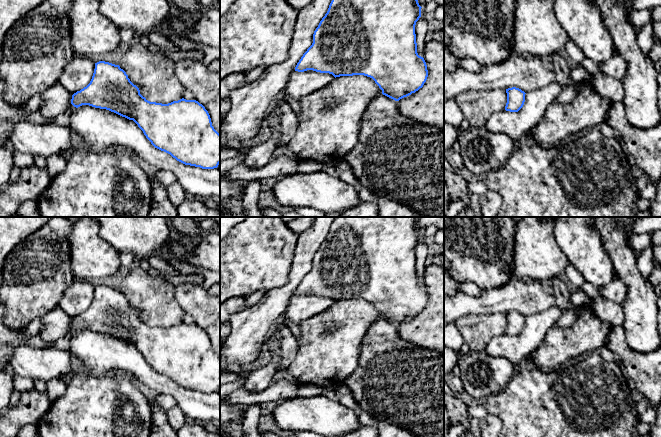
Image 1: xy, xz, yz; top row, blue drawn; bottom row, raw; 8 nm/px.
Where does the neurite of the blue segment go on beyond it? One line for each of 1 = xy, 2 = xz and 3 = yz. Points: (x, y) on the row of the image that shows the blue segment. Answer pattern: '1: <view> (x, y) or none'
1: none
2: none
3: none

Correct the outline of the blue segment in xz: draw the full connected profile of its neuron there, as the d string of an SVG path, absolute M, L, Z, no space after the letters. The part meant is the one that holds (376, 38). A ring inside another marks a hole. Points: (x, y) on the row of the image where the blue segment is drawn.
M332 0L313 34L313 43L303 54L295 71L313 70L340 76L364 75L372 78L382 94L395 100L415 93L428 77L427 65L417 53L416 22L421 17L418 0Z

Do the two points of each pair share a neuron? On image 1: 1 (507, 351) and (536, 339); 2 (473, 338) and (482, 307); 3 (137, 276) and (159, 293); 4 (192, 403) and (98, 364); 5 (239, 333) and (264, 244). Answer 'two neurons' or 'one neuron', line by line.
1: one neuron
2: two neurons
3: one neuron
4: one neuron
5: two neurons

